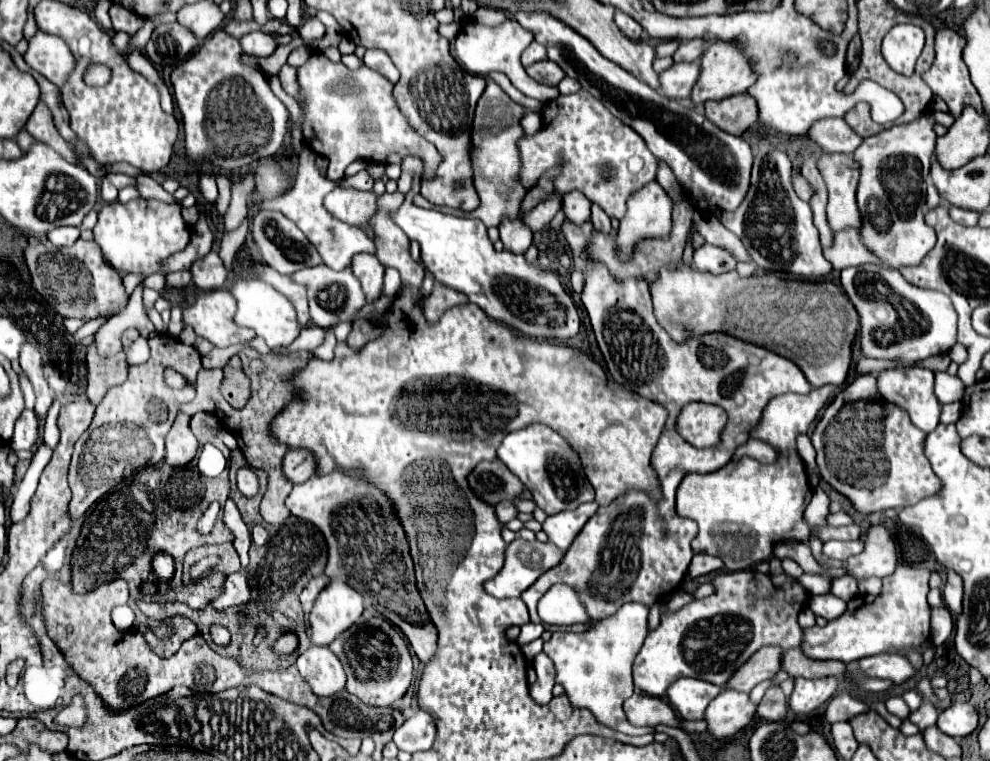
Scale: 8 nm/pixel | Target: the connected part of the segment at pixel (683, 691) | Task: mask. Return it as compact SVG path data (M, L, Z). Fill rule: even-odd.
M676 679L666 689L666 697L670 705L680 713L682 719L696 721L704 719L704 711L708 703L722 691L722 687L714 687L702 679Z

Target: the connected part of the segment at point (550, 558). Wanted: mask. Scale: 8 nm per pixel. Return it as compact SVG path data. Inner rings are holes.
M512 541L510 545L506 545L504 551L504 567L500 569L498 575L494 575L492 579L488 579L484 583L484 591L492 597L498 599L508 599L508 597L518 597L522 591L526 591L542 573L546 573L550 567L558 565L562 561L564 553L558 551L558 547L554 547L554 543L540 543L540 541Z

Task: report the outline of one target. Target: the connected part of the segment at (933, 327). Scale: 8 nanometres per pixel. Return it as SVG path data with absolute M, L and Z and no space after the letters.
M874 263L846 267L840 283L858 311L858 339L866 357L900 361L900 367L908 369L926 357L946 353L956 343L956 311L940 291L916 287L900 271Z

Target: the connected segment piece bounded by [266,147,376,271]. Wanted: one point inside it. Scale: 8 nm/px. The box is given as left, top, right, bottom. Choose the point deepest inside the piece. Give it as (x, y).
(337, 243)

